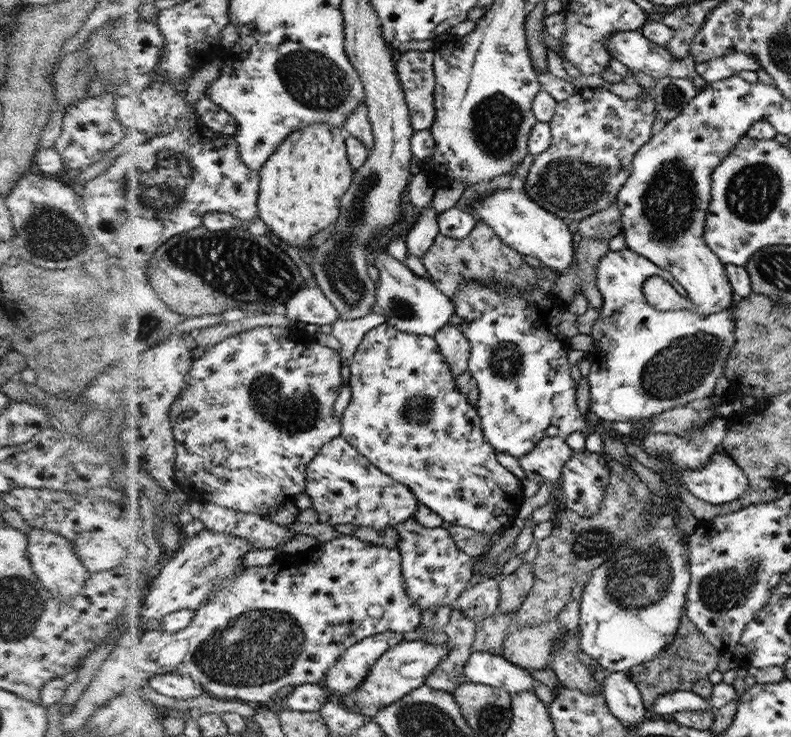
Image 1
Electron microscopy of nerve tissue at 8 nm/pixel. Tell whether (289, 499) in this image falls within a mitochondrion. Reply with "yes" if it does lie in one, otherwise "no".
no

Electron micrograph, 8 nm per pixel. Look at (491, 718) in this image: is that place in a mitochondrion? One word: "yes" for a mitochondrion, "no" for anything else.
yes

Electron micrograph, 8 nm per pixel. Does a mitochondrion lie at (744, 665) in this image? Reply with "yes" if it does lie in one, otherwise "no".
no

